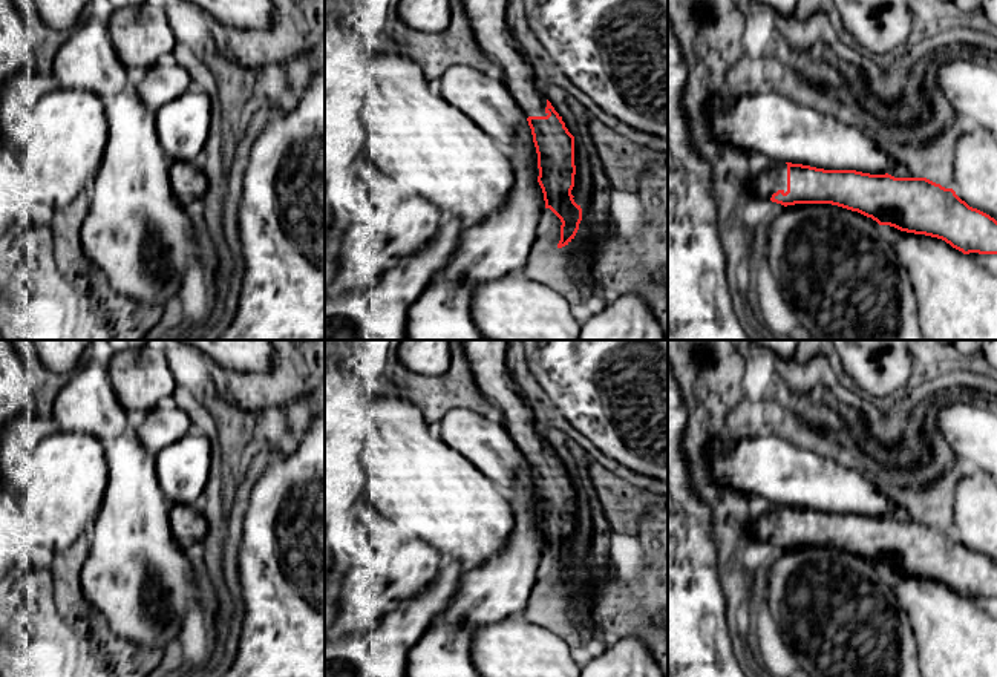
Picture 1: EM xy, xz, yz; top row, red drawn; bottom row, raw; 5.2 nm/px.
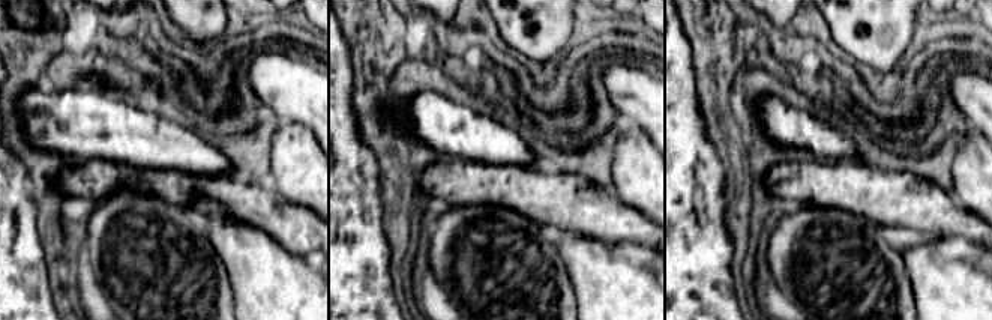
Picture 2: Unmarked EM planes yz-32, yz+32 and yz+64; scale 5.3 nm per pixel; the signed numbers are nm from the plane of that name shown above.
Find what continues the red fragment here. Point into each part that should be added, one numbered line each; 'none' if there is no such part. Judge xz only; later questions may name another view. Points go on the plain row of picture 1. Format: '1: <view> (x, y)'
1: xz (487, 360)

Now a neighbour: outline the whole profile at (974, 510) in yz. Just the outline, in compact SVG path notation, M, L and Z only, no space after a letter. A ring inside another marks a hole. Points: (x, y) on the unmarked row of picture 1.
M966 469L954 493L956 538L997 564L997 484L991 475Z

